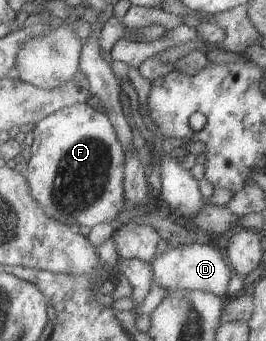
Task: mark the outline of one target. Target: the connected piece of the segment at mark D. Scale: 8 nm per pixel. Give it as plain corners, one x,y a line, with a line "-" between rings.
192,243
180,248
170,248
158,255
152,261
155,284
173,290
206,291
217,294
223,298
228,297
228,282
233,275
228,258
222,255
216,244

